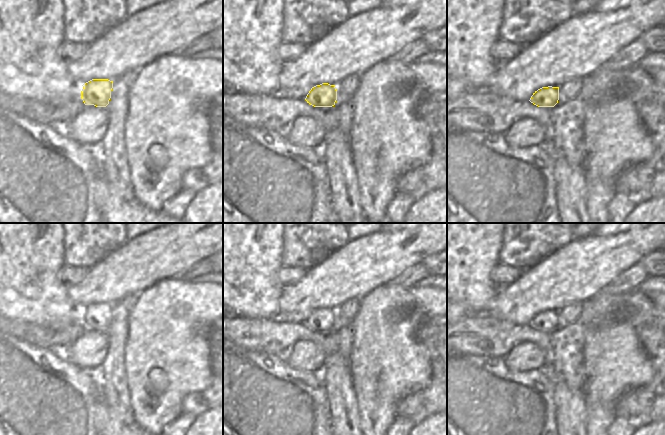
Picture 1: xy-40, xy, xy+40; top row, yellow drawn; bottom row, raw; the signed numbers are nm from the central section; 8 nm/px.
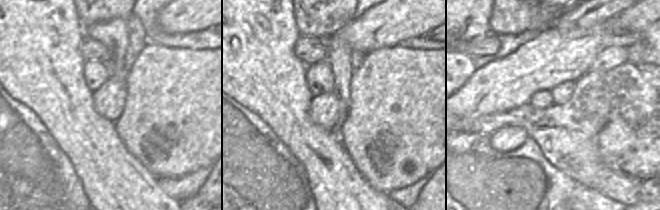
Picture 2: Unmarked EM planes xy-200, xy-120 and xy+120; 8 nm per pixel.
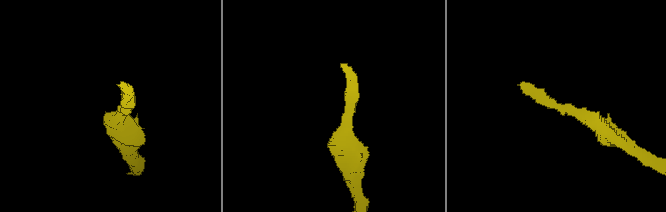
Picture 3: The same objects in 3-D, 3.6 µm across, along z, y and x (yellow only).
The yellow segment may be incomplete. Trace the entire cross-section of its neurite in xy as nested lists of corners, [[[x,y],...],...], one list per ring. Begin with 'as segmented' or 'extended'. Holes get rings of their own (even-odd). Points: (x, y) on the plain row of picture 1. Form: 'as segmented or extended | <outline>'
as segmented | [[[322,307],[311,312],[305,324],[314,331],[332,331],[337,324],[335,309]]]

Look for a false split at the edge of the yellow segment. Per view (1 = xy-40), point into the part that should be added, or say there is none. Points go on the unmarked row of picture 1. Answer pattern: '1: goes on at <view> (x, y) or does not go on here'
1: does not go on here

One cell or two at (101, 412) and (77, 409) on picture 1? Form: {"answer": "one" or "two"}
{"answer": "two"}

